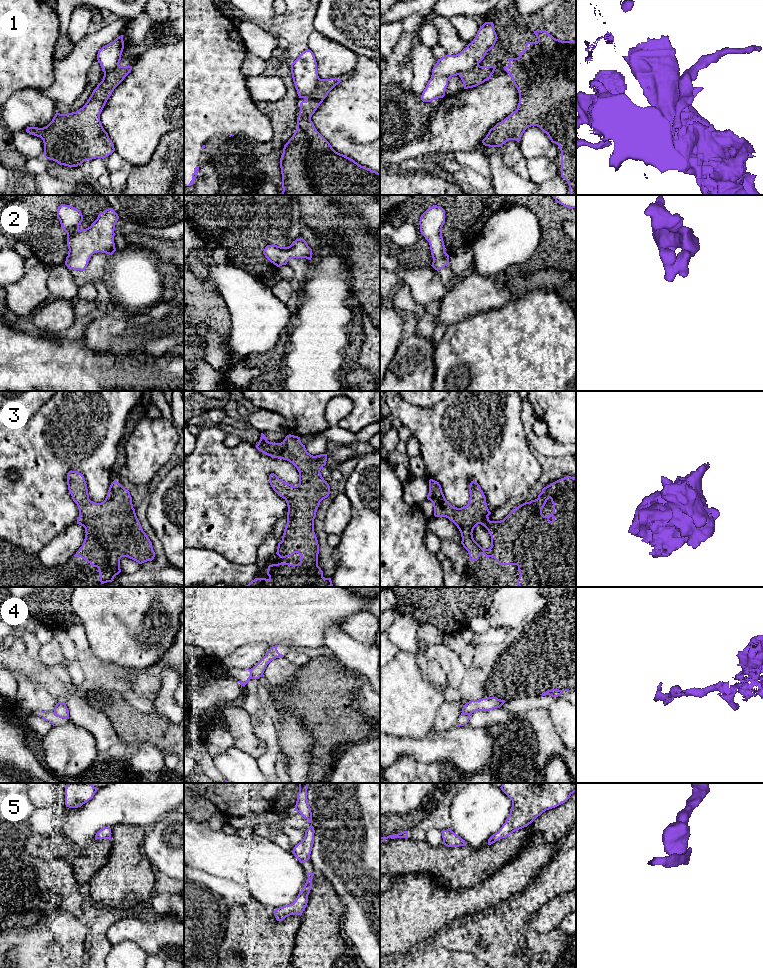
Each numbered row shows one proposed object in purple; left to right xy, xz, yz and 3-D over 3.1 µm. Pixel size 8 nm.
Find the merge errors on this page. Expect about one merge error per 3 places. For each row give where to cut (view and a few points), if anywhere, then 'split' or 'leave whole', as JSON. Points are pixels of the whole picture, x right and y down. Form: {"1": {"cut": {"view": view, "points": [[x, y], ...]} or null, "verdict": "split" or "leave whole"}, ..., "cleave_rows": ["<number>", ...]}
{"1": {"cut": null, "verdict": "leave whole"}, "2": {"cut": null, "verdict": "leave whole"}, "3": {"cut": null, "verdict": "leave whole"}, "4": {"cut": {"view": "xz", "points": [[252, 668], [250, 678]]}, "verdict": "split"}, "5": {"cut": null, "verdict": "leave whole"}, "cleave_rows": ["4"]}

